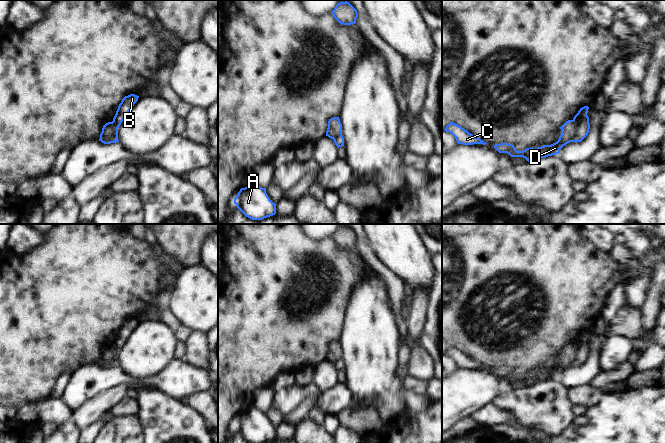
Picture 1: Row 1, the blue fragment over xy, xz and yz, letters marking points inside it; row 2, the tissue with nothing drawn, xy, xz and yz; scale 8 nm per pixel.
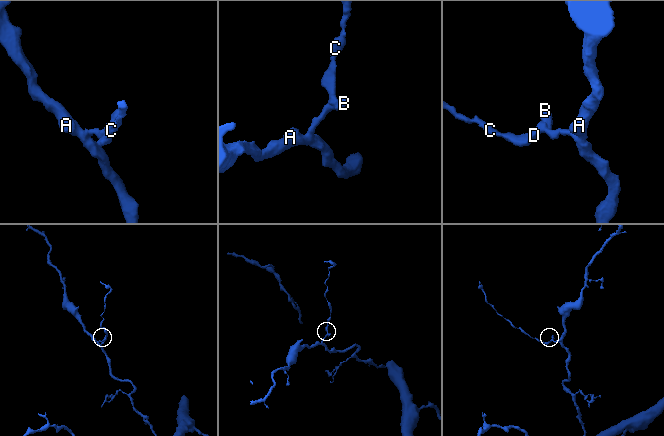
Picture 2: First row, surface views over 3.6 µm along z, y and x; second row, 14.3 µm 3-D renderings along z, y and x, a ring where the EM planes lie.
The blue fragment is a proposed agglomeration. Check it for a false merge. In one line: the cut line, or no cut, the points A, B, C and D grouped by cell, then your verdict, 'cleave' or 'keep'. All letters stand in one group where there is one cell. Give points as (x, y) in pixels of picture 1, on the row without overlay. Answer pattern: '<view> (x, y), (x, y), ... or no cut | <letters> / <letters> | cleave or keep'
xy (113, 345), (115, 357), (109, 363), (101, 363) | A B / C D | cleave

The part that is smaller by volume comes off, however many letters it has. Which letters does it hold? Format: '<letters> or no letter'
C, D.

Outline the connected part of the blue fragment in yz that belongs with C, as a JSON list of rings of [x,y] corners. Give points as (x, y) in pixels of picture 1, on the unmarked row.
[[[449,346],[444,355],[451,357],[455,361],[458,368],[463,369],[487,368],[480,362],[472,359],[467,354],[453,346]]]

